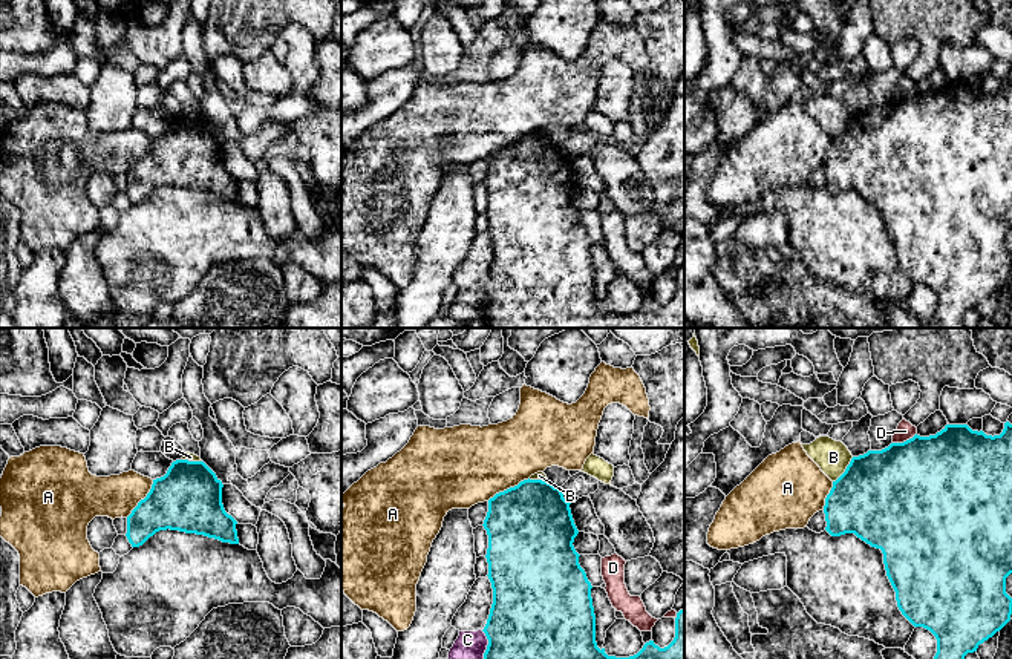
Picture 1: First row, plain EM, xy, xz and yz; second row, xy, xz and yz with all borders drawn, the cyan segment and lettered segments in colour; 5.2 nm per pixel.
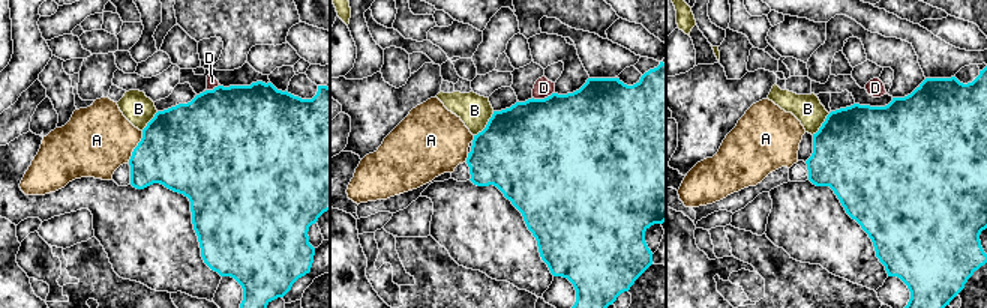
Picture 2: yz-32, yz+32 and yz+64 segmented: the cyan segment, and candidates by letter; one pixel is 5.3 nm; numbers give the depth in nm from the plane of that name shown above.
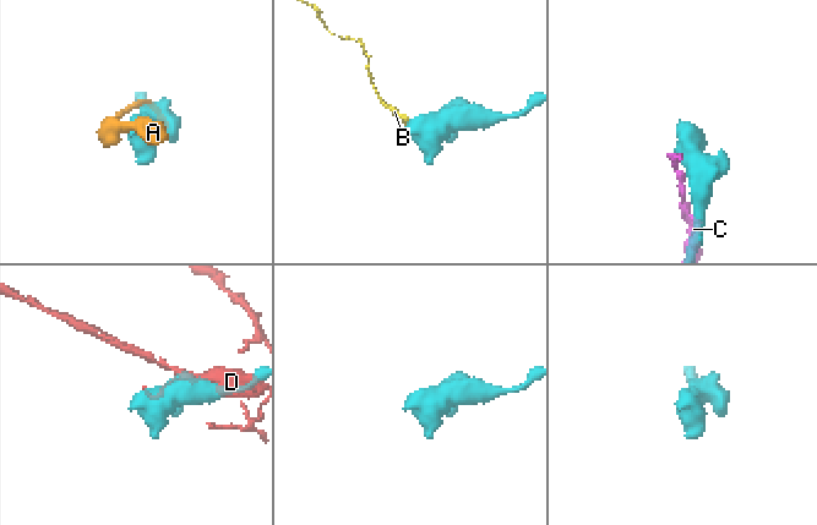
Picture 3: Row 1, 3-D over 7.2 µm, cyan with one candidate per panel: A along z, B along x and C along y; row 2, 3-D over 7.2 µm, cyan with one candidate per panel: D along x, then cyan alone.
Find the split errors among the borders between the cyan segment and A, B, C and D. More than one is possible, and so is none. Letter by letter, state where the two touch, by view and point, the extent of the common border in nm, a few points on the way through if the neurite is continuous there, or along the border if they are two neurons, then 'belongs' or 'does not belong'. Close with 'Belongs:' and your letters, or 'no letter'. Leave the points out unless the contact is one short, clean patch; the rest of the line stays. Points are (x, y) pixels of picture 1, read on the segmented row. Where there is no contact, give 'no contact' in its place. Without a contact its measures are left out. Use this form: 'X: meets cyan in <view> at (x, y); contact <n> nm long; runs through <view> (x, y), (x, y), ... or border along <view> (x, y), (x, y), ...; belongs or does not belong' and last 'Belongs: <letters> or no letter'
A: meets cyan in xz at (507, 489); contact 260 nm long; does not belong
B: meets cyan in yz at (845, 469); contact 170 nm long; border along yz (853, 457), (833, 481); does not belong
C: meets cyan in xz at (489, 644); contact 150 nm long; border along xz (481, 630), (487, 639), (484, 658); does not belong
D: meets cyan in yz at (904, 442); contact 140 nm long; does not belong
Belongs: no letter

